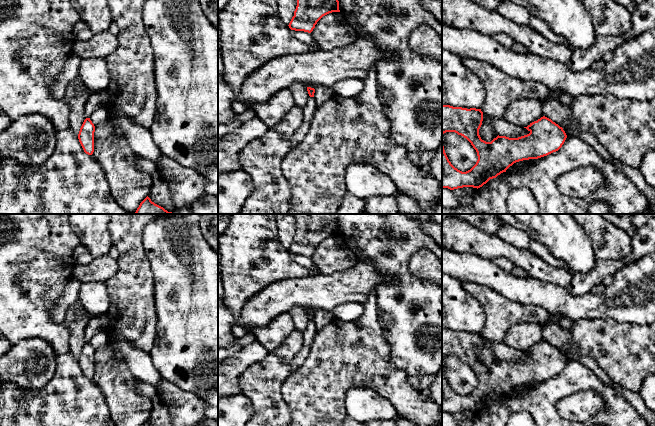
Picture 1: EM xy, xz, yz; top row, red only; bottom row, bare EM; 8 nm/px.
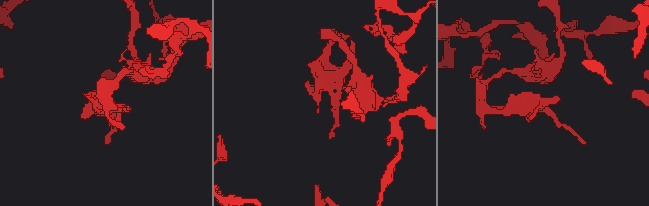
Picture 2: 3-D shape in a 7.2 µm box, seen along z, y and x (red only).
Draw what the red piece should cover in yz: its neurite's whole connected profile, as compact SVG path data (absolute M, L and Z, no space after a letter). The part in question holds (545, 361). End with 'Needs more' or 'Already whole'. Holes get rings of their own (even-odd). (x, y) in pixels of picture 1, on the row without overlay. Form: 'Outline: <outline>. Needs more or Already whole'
Outline: M442 329L442 412L454 414L463 411L473 411L478 413L490 403L496 402L501 397L506 396L516 386L538 383L558 375L567 362L562 351L543 340L537 345L530 347L527 351L524 351L530 356L527 359L518 362L498 359L491 366L486 366L479 359L482 345L483 336L481 333ZM446 356L455 356L463 360L476 374L478 384L470 394L462 396L455 392L449 385L443 370L443 358Z. Already whole

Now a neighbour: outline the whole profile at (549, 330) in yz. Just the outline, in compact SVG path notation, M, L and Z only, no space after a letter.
M549 321L541 326L543 340L551 343L560 351L565 350L572 360L578 361L592 370L603 383L613 388L623 399L628 401L644 418L648 426L655 426L655 412L646 407L640 394L621 388L615 384L612 379L598 366L595 360L590 357L583 356L574 350L571 344L571 333L568 329L562 329L559 325L553 324Z

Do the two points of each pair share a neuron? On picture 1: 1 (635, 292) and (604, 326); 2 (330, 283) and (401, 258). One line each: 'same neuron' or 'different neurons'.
1: different neurons
2: different neurons

